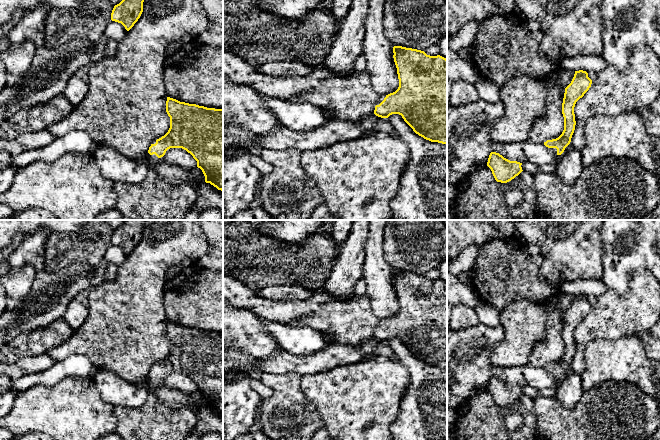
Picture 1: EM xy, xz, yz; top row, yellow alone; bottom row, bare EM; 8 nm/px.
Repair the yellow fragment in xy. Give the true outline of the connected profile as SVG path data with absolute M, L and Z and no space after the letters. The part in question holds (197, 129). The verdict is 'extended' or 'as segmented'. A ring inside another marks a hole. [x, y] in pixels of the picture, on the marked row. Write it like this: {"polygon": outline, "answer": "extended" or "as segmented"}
{"polygon": "M167 97L166 112L170 117L170 128L149 147L150 172L164 160L168 149L182 148L197 161L197 167L202 170L205 182L223 192L223 109L207 108Z", "answer": "extended"}

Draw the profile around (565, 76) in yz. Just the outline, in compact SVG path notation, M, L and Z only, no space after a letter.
M562 69L559 72L559 82L560 82L561 86L566 88L571 83L572 79L574 77L574 74L575 74L574 71Z

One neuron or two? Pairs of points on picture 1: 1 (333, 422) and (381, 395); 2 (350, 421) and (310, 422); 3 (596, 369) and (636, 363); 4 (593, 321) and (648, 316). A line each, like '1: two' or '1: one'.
1: one
2: two
3: one
4: one

